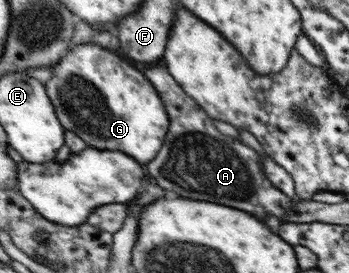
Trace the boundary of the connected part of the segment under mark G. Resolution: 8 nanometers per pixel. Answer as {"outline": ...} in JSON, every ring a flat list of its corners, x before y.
{"outline":[[80,44,69,54,62,64,52,68,52,82,49,80,45,84,50,88,50,96,54,96,54,104,58,104,62,124,78,132,88,146,98,150,130,152,130,156,142,160,142,164,154,160,164,142,170,120,148,78,96,44]]}

